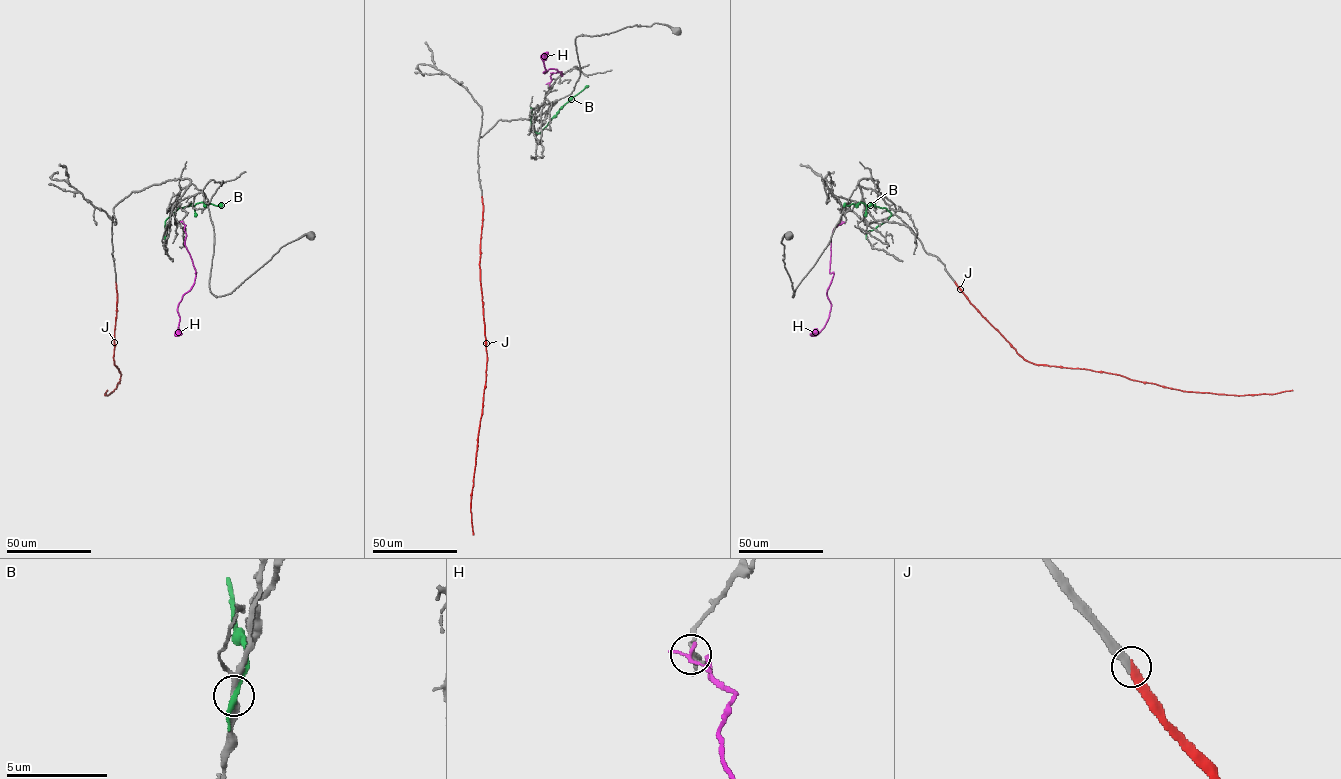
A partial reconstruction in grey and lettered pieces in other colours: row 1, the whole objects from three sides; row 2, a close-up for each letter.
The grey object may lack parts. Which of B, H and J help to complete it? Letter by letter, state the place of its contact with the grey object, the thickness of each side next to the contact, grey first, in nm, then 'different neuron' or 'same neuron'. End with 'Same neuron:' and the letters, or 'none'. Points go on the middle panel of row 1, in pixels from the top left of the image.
B: contact (531, 108); calibres 240 and 240 nm; different neuron
H: contact (548, 83); calibres 220 and 240 nm; different neuron
J: contact (482, 196); calibres 320 and 280 nm; same neuron
Same neuron: J

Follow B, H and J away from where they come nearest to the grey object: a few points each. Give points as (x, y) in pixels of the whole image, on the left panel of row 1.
B: (165, 236), (165, 221), (178, 208), (202, 202), (222, 204)
H: (182, 221), (185, 225), (184, 245), (196, 276), (192, 288), (178, 304), (177, 332), (181, 334)
J: (116, 281), (113, 359), (121, 374), (116, 388), (108, 395), (104, 394), (107, 391)

